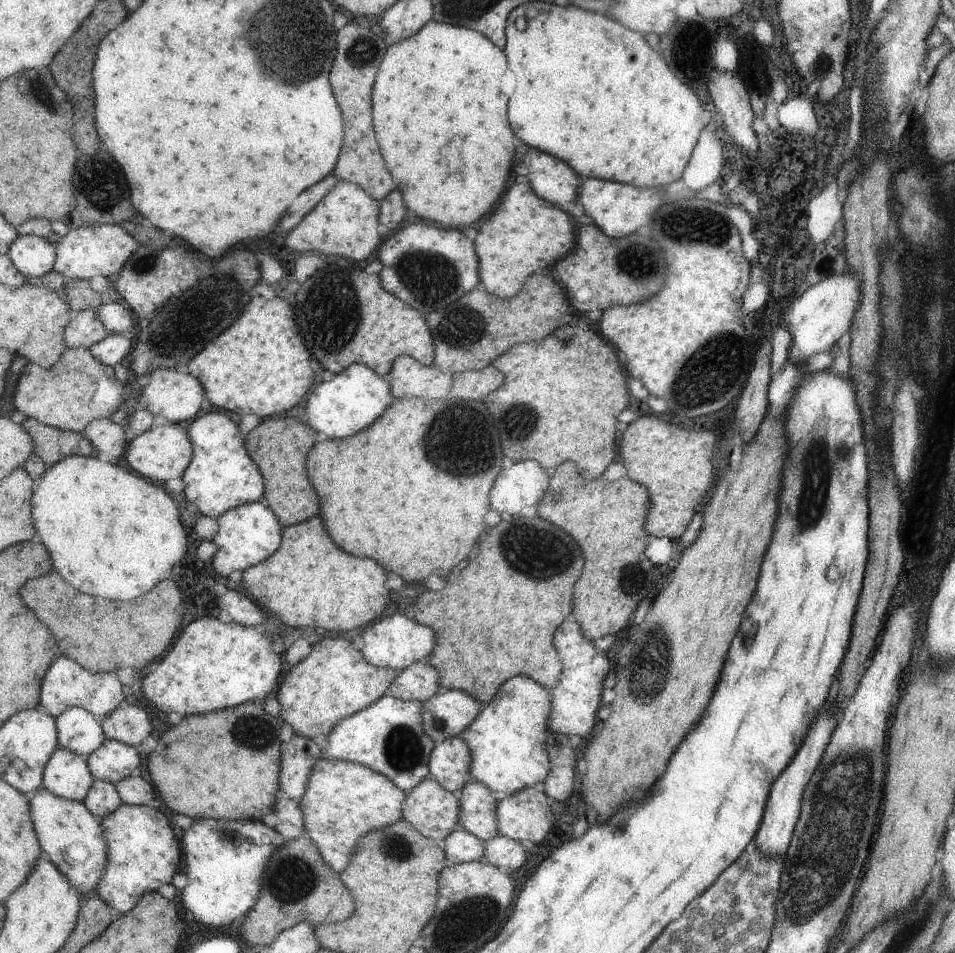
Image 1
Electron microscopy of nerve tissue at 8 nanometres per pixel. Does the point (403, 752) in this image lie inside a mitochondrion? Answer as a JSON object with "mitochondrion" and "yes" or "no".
{"mitochondrion":"yes"}

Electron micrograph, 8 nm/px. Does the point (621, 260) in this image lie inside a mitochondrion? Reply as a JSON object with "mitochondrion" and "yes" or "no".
{"mitochondrion":"yes"}

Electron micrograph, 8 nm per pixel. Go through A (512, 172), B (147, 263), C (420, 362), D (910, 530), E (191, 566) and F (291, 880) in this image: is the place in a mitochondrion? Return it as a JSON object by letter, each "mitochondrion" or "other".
{"A":"other","B":"mitochondrion","C":"other","D":"other","E":"other","F":"mitochondrion"}

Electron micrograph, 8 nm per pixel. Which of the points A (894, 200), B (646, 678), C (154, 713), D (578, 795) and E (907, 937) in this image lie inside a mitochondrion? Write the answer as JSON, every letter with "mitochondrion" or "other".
{"A":"other","B":"mitochondrion","C":"other","D":"other","E":"mitochondrion"}

